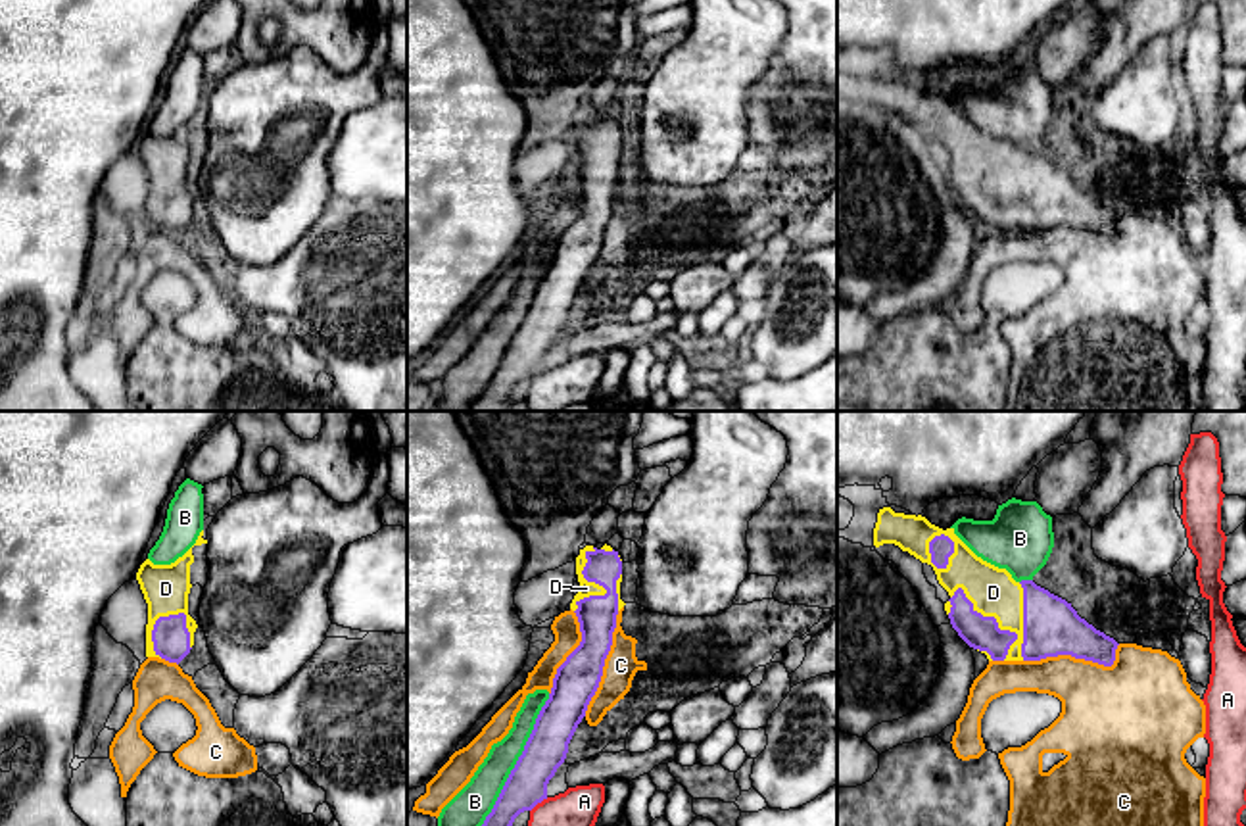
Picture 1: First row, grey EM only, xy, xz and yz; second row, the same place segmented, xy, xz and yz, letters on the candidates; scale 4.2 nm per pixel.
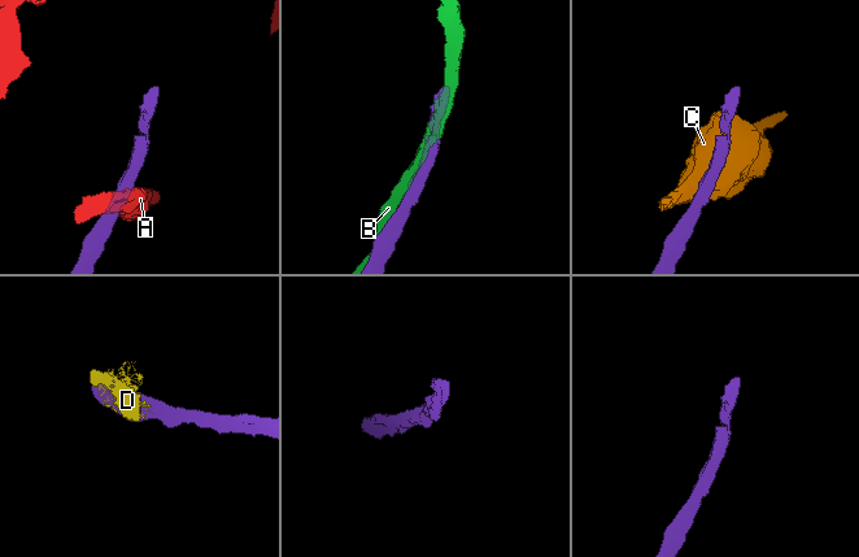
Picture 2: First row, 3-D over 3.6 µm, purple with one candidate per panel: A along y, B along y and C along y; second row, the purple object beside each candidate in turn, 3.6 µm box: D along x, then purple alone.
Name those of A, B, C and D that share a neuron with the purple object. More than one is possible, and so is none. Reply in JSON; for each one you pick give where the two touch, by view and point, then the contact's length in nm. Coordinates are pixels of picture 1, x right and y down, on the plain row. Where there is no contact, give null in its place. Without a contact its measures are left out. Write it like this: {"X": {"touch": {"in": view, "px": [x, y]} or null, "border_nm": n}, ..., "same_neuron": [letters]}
{"D": {"touch": {"in": "yz", "px": [997, 193]}, "border_nm": 360}, "same_neuron": ["D"]}

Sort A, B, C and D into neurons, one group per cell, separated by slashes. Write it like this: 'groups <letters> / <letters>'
groups A / B / C / D

